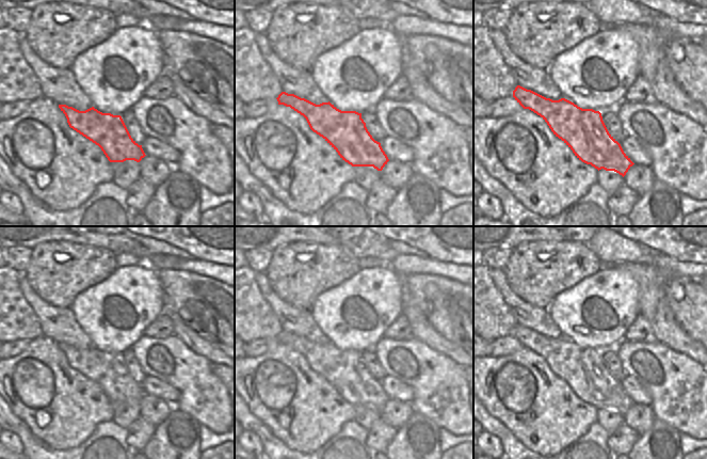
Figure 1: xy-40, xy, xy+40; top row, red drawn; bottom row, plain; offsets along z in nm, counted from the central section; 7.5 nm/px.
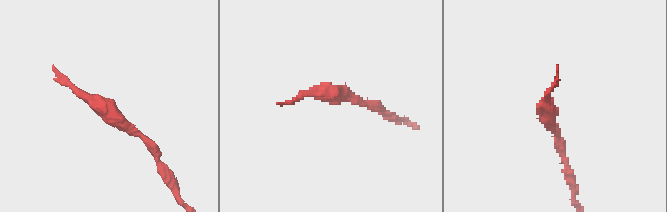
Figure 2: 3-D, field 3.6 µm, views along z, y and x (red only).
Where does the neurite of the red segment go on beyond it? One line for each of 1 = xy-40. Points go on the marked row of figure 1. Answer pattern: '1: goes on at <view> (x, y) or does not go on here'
1: does not go on here

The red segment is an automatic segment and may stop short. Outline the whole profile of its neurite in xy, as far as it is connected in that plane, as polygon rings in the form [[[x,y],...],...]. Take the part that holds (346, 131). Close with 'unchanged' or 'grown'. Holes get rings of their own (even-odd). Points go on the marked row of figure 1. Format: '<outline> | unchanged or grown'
[[[282,92],[278,105],[290,107],[303,115],[310,129],[322,137],[352,167],[373,167],[377,171],[389,161],[381,143],[375,141],[356,111],[341,111],[334,105],[316,105],[294,94]]] | unchanged

